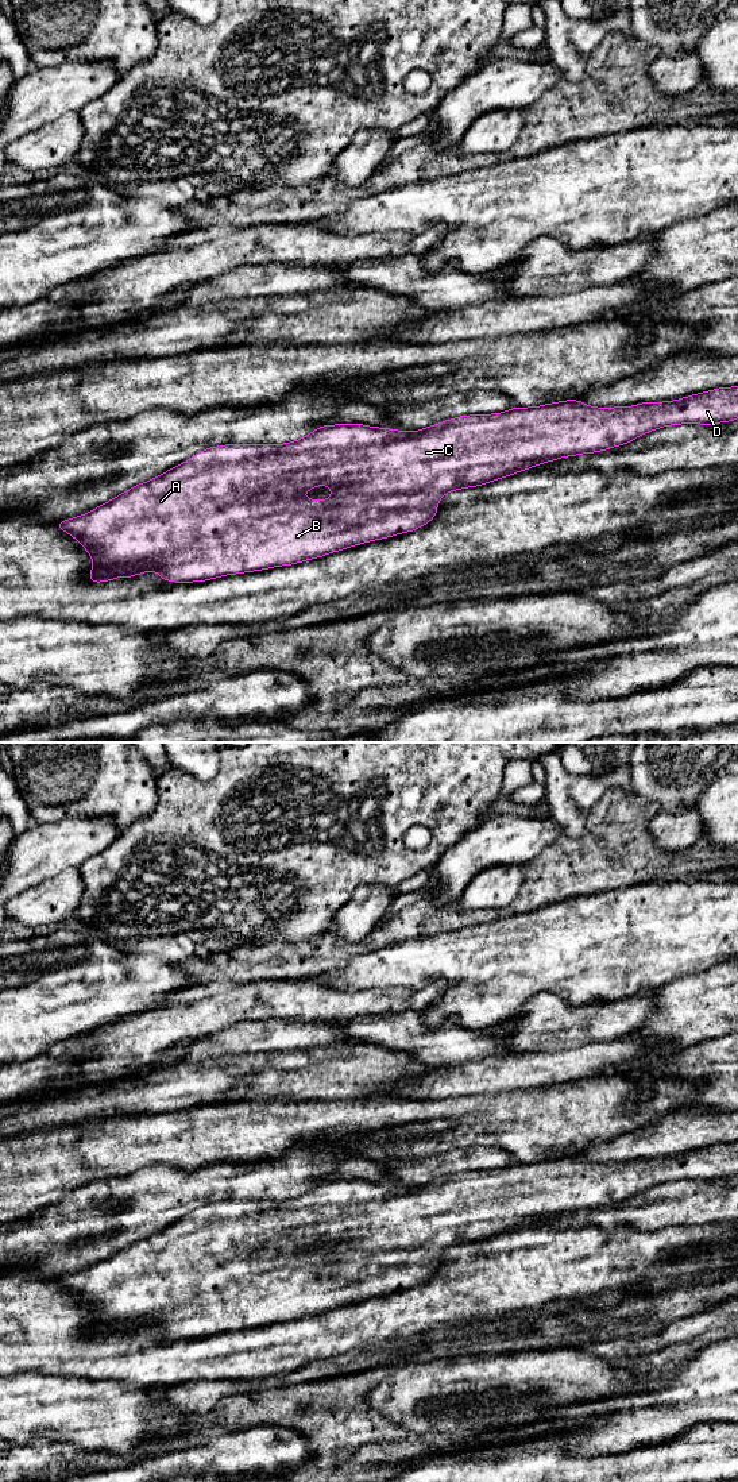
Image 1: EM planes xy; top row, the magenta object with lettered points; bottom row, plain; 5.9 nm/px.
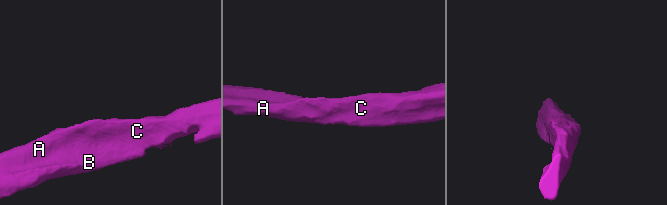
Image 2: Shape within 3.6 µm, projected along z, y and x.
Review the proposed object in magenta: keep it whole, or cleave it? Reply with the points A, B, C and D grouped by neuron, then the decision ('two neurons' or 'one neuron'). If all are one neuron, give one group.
A B C D | one neuron

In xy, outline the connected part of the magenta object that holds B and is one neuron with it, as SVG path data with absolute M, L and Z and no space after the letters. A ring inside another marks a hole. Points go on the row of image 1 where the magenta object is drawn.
M738 386L716 387L714 390L681 397L675 401L641 402L633 406L598 408L590 406L583 401L572 398L540 406L514 406L501 413L459 416L418 431L397 431L393 428L370 427L364 424L321 425L302 439L283 444L224 444L205 448L204 451L193 455L186 462L165 471L157 478L135 485L127 491L97 506L96 509L92 509L85 514L76 516L70 520L59 521L55 524L55 526L76 539L94 560L88 576L89 582L92 583L109 582L120 576L125 576L128 582L131 576L143 575L146 571L155 571L162 580L174 583L206 582L227 575L237 575L263 571L274 567L293 566L335 553L353 545L362 545L364 543L390 539L395 534L417 530L429 524L437 516L437 503L440 499L445 494L455 490L483 486L561 458L577 456L581 454L595 454L614 447L621 447L638 439L642 435L664 427L683 424L712 425L720 422L731 422L734 420L738 420ZM316 486L329 486L332 497L329 499L308 499L302 497L305 491L309 491Z

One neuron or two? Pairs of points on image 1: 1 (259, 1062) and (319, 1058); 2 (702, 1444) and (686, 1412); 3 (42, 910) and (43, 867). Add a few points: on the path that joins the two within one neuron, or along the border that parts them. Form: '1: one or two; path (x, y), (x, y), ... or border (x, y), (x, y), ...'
1: one; path (274, 1064), (304, 1064)
2: two; border (682, 1431), (669, 1439), (652, 1443)
3: two; border (73, 868), (65, 868), (15, 895)

